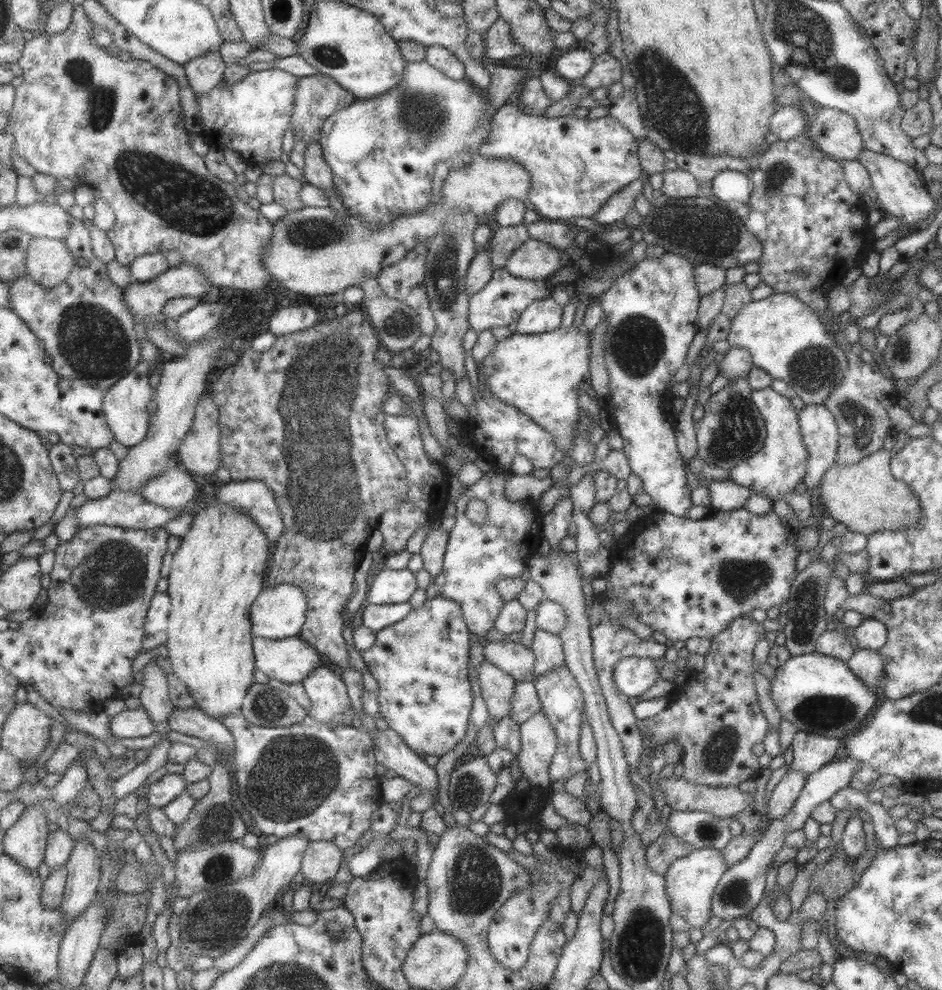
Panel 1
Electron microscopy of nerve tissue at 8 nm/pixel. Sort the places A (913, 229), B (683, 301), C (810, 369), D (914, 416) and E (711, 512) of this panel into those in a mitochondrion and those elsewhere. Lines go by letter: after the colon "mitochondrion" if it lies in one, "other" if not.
A: other
B: other
C: mitochondrion
D: other
E: other

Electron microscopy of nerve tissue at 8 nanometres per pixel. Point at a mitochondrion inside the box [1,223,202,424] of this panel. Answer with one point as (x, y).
(93, 342)

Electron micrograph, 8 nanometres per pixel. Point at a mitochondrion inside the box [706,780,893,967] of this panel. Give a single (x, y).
(736, 892)

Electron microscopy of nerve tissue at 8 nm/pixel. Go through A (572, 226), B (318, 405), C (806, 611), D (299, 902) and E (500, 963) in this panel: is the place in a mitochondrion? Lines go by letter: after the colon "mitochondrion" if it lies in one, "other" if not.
A: other
B: mitochondrion
C: mitochondrion
D: other
E: other

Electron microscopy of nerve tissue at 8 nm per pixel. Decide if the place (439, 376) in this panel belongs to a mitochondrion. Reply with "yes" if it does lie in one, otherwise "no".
no

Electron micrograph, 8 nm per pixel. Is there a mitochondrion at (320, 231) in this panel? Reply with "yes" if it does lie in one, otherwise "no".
yes

